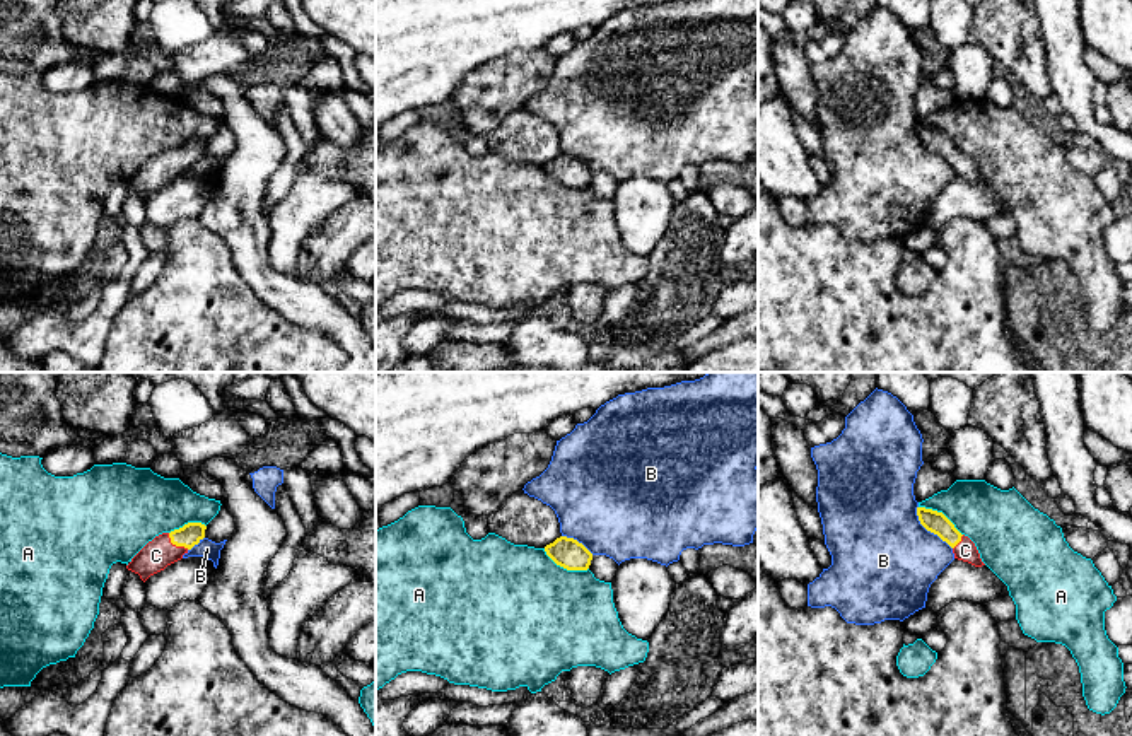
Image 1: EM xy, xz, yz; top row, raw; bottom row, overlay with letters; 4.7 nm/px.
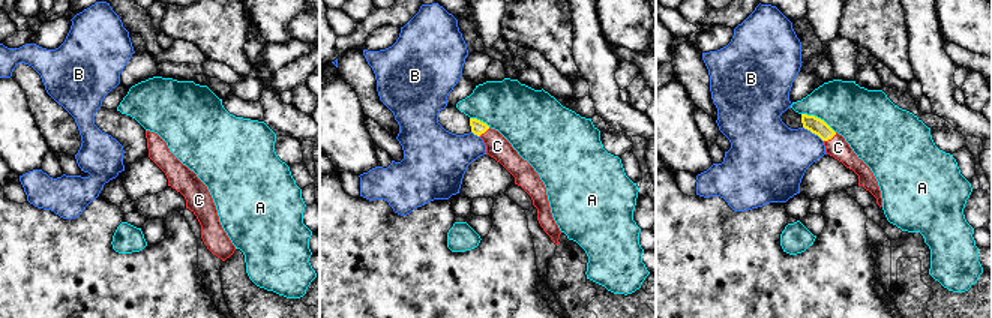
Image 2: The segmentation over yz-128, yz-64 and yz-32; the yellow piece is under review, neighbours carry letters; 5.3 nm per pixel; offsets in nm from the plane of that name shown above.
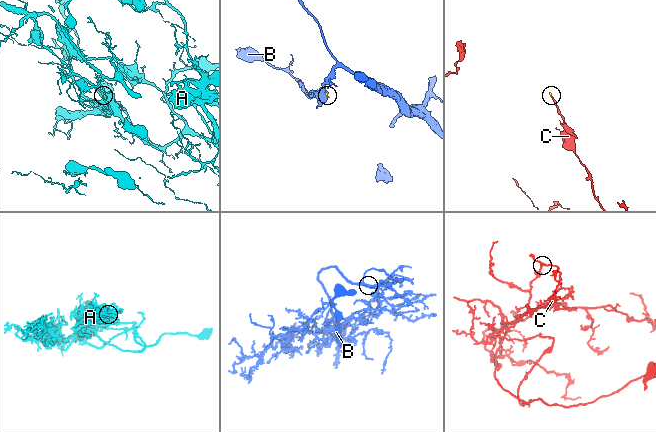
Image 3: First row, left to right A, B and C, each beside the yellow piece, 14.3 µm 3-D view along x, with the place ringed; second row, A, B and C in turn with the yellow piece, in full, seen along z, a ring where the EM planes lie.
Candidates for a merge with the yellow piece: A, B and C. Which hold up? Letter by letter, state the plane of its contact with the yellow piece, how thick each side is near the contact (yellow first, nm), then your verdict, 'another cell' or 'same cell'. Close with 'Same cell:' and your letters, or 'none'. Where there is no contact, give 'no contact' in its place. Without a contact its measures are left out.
A: contact in xz; calibres 140 and 480 nm; another cell
B: contact in yz; calibres 100 and 480 nm; another cell
C: contact in xy; calibres 110 and 150 nm; same cell
Same cell: C

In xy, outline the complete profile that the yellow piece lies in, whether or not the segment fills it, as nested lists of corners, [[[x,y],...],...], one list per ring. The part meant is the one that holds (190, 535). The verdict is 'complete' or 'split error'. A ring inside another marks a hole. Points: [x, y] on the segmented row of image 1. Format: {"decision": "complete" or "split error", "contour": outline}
{"decision": "split error", "contour": [[[188,523],[171,533],[162,533],[149,541],[126,565],[145,582],[150,575],[183,558],[195,545],[205,538],[207,526]]]}

